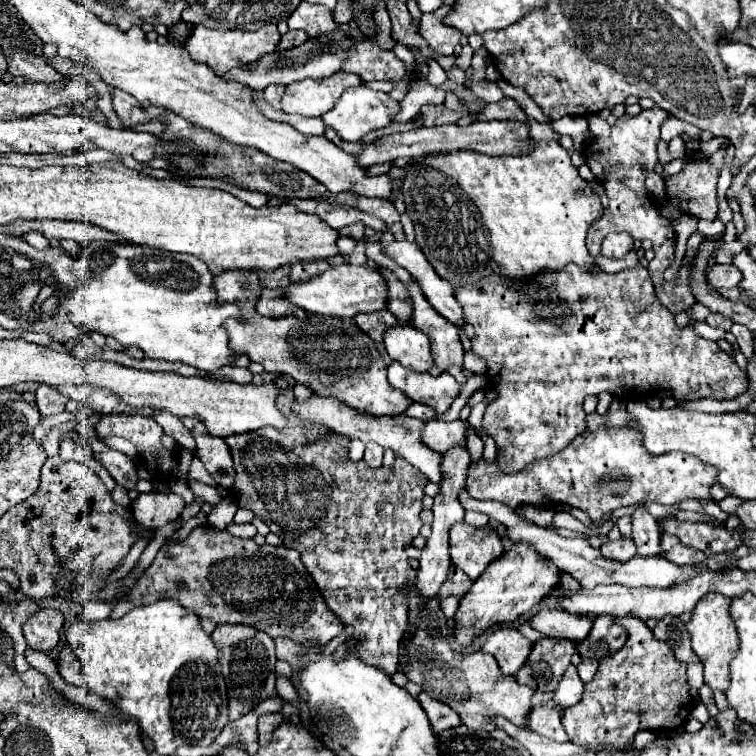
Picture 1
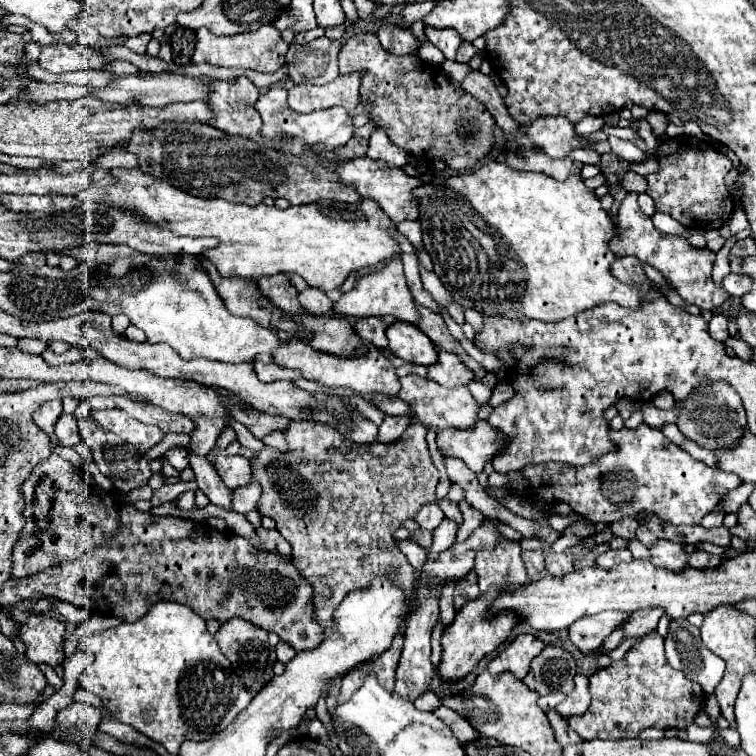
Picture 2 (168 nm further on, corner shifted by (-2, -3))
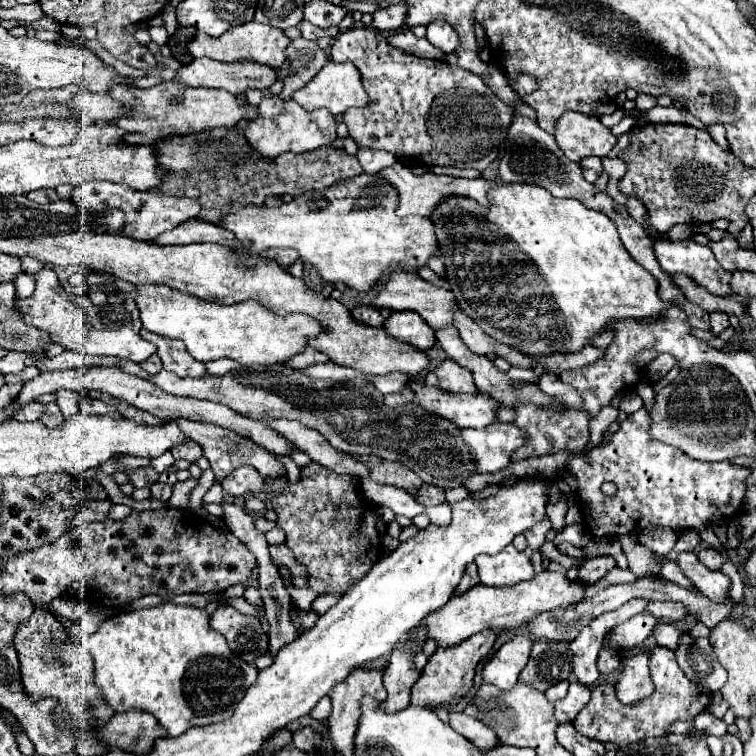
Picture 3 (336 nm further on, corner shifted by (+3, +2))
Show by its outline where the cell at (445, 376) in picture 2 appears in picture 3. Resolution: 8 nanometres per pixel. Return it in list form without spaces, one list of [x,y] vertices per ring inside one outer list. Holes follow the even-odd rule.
[[[444,359],[442,363],[436,365],[436,369],[432,369],[426,375],[426,383],[432,387],[440,387],[442,391],[448,393],[478,393],[472,373],[464,367],[460,367],[456,361],[452,359]]]

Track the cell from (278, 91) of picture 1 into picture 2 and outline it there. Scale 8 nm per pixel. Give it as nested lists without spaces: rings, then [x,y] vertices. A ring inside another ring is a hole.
[[[271,88],[265,94],[261,94],[259,100],[255,102],[255,110],[263,118],[263,128],[261,128],[263,136],[267,136],[267,138],[299,136],[299,138],[305,140],[307,146],[321,150],[321,152],[331,152],[333,148],[345,146],[347,140],[355,134],[353,118],[349,116],[349,112],[345,108],[337,106],[337,108],[317,110],[317,112],[311,112],[311,114],[297,114],[287,106],[287,90],[285,88]]]

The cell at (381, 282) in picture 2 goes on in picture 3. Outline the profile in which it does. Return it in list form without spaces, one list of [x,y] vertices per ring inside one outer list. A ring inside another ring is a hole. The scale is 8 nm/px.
[[[394,271],[390,281],[382,285],[382,289],[378,291],[376,299],[374,299],[376,307],[388,307],[392,311],[416,311],[424,317],[424,321],[434,327],[436,331],[440,327],[448,327],[454,323],[452,313],[458,309],[456,297],[450,293],[450,289],[444,287],[436,287],[424,279],[418,277],[418,273],[408,273],[408,271]]]

